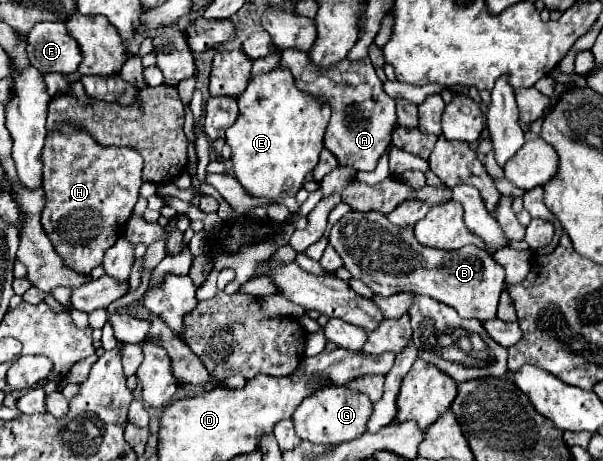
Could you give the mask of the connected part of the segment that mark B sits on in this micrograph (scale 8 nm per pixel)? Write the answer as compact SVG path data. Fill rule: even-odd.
M347 212L333 224L327 238L351 276L365 282L379 296L417 292L453 306L461 318L495 318L499 294L505 288L505 270L493 256L477 246L465 246L451 252L425 248L417 242L413 228L401 230L379 212ZM411 264L415 268L409 268Z

